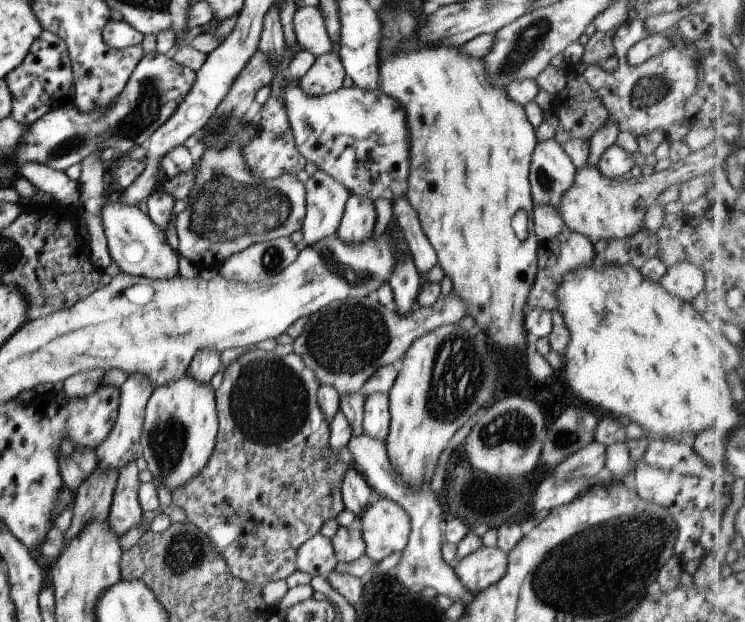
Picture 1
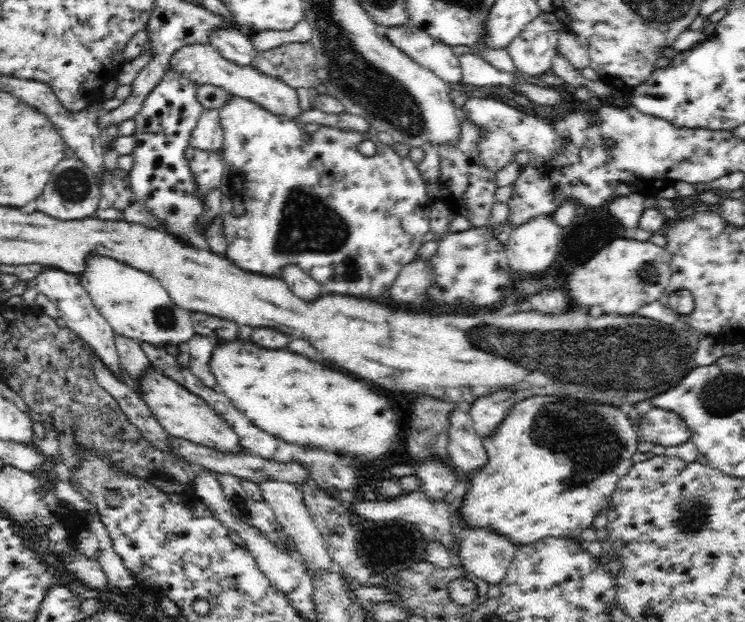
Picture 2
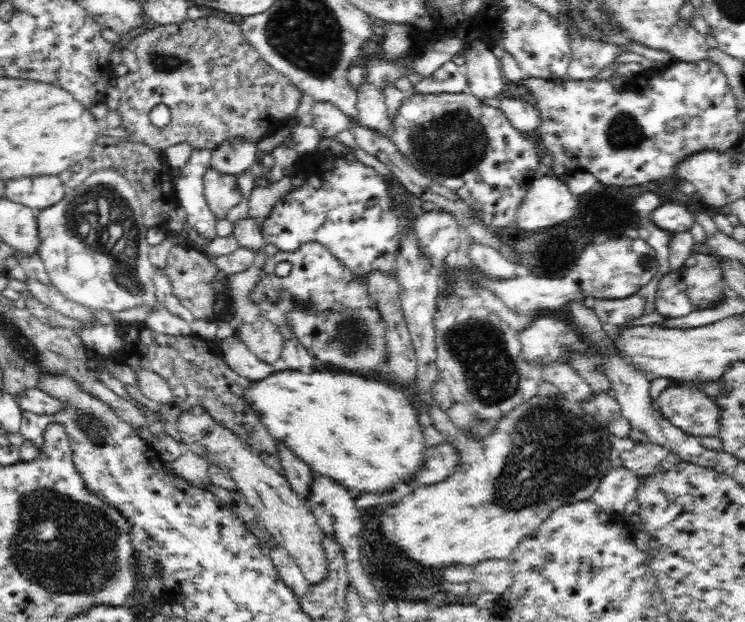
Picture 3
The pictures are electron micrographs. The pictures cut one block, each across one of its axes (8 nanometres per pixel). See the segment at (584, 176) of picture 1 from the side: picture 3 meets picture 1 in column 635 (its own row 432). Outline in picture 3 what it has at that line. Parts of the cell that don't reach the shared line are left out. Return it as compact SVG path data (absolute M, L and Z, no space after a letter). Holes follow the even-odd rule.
M200 406L182 411L174 426L180 433L181 443L185 449L195 452L209 465L216 465L230 474L238 491L252 506L256 520L266 527L270 536L274 536L278 545L296 559L309 584L316 585L322 582L327 573L323 547L325 532L320 528L305 501L292 490L288 480L272 467L268 467L253 447L238 437L234 431L214 420L214 417Z

